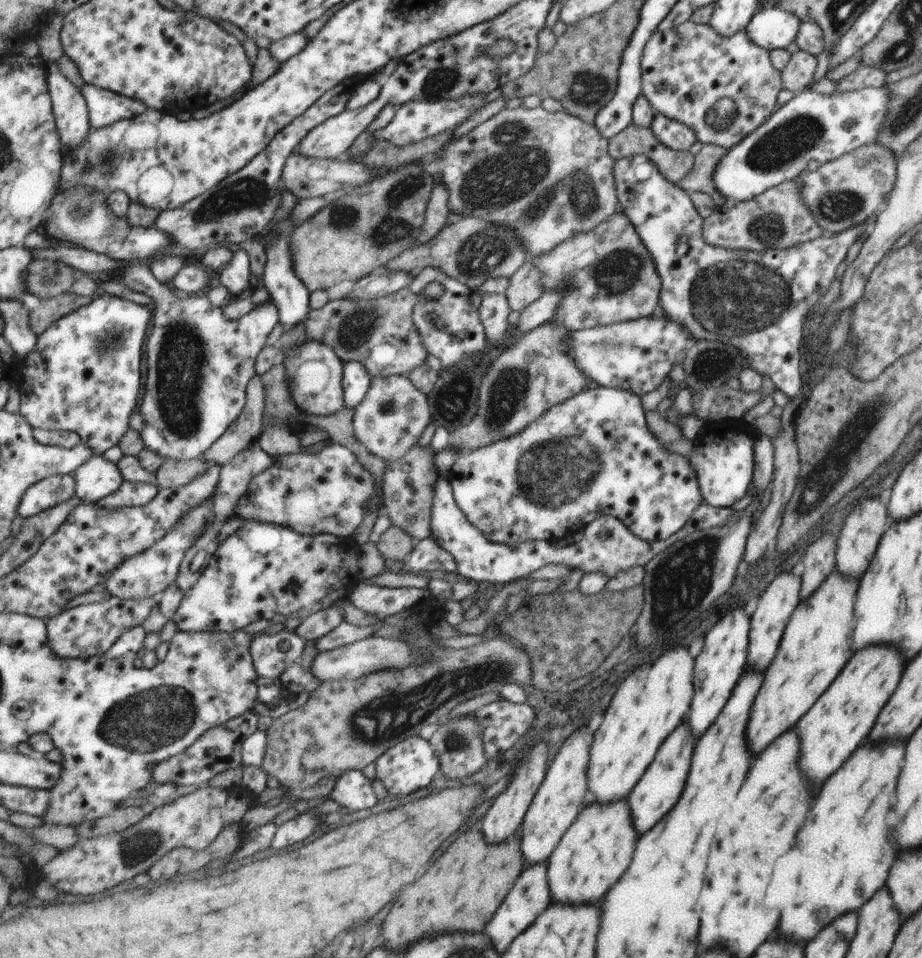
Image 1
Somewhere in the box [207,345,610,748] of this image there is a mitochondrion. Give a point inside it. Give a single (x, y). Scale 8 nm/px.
(388, 716)

